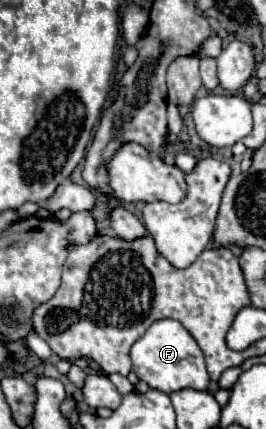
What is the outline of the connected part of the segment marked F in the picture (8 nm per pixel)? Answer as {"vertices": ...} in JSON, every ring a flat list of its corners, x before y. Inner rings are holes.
{"vertices":[[161,319,155,321,145,335,133,343,131,347,133,371,141,381,149,387,159,389,163,393,173,393,185,387,205,391,209,387,209,373,205,369,205,357,191,337,191,333,175,319]]}

